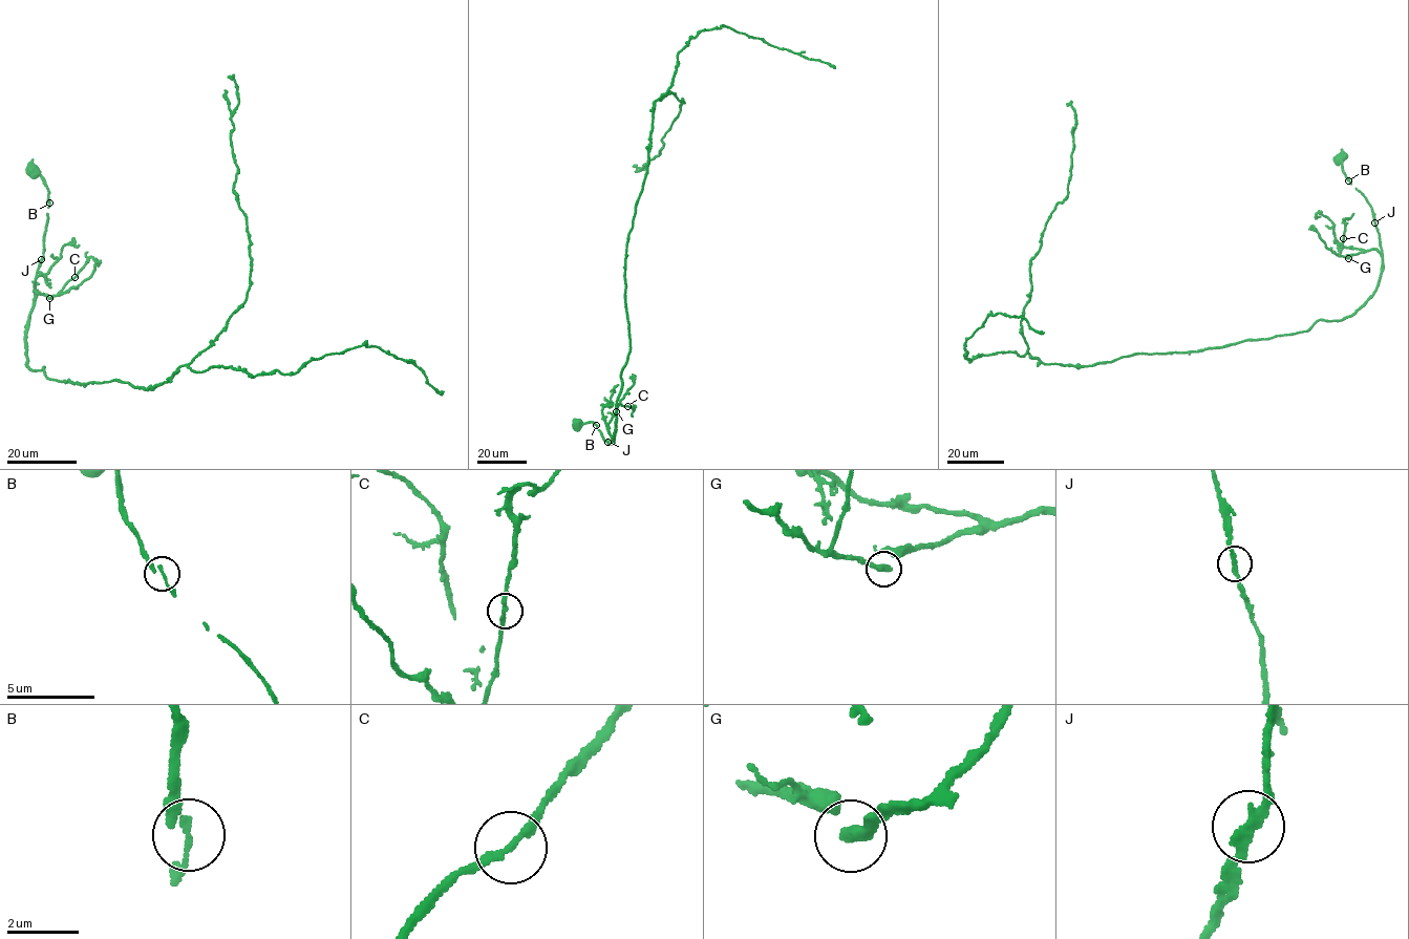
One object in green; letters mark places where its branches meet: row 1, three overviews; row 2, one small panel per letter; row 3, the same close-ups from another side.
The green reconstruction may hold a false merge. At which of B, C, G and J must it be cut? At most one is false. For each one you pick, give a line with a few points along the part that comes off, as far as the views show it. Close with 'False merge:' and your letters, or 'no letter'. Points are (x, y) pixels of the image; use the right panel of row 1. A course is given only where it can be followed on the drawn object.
False merge: no letter

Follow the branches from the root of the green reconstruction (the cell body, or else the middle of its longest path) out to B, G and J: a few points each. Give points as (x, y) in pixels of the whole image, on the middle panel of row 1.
B: (576, 423), (592, 421), (597, 425)
G: (576, 423), (592, 422), (604, 440), (612, 444), (607, 424), (616, 411)
J: (576, 423), (592, 422), (607, 442)

